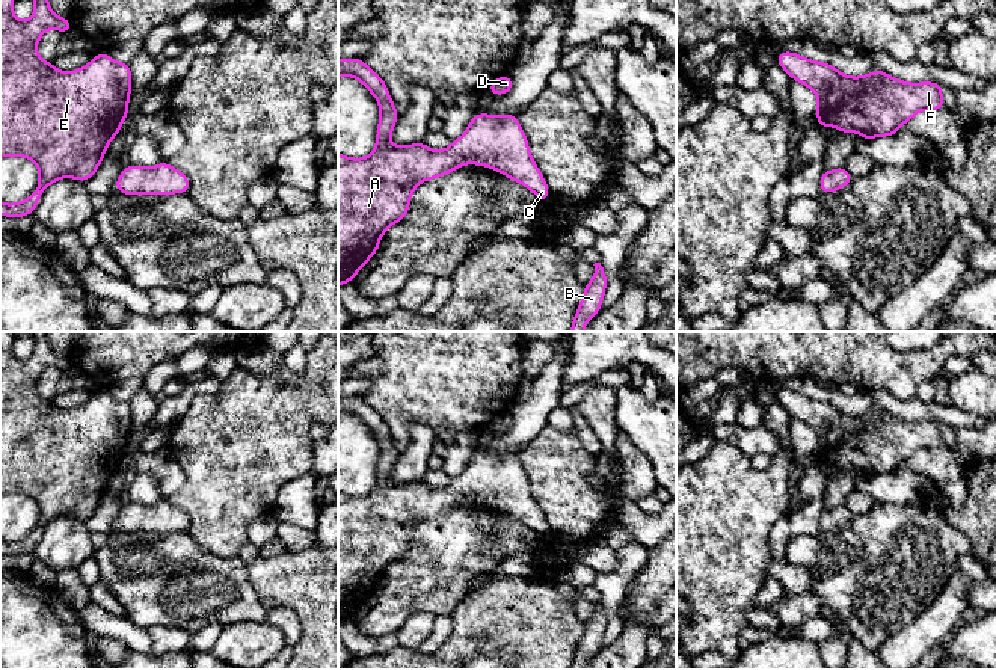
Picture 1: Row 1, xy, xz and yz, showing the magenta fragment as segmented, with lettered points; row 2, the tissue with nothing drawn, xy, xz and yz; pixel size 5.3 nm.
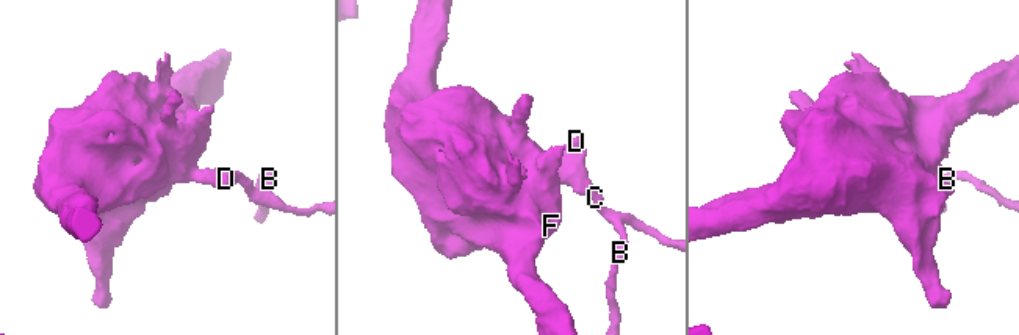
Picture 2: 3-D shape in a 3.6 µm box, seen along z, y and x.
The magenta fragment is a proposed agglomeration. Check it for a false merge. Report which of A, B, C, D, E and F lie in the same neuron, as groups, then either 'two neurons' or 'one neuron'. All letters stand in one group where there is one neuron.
A B C D E F | one neuron

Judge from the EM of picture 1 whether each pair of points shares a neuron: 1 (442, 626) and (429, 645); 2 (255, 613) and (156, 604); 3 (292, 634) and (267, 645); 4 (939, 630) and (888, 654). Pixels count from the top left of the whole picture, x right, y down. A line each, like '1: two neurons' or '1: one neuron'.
1: one neuron
2: one neuron
3: two neurons
4: one neuron

